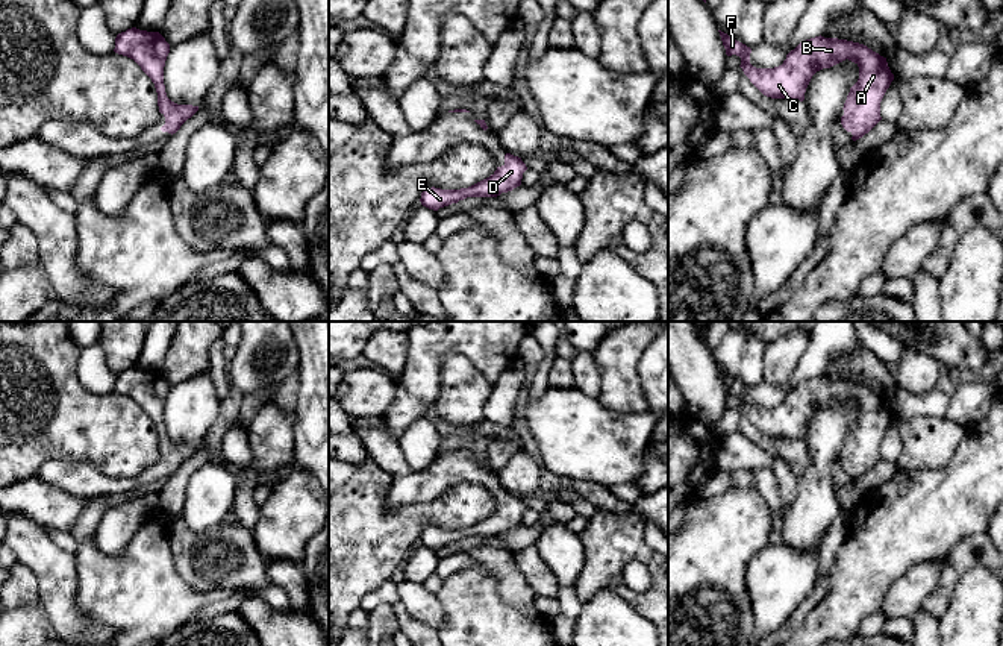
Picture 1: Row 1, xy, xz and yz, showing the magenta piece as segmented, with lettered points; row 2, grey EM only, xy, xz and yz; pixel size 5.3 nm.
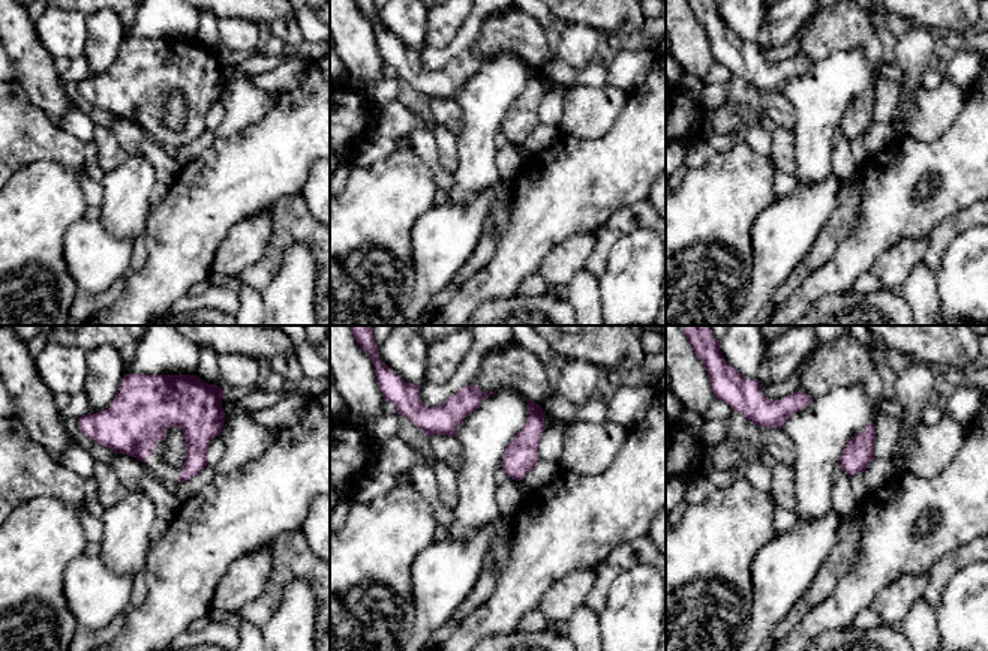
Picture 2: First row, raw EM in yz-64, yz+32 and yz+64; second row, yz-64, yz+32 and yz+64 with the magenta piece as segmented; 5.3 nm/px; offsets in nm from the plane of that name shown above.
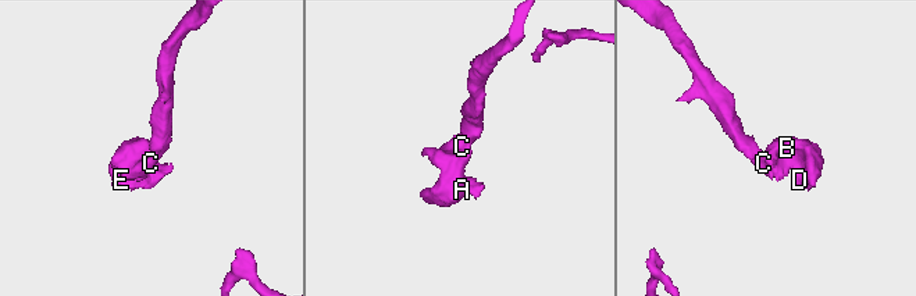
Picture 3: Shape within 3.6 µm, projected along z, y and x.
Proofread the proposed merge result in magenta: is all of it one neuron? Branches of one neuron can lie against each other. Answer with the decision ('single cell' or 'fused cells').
single cell

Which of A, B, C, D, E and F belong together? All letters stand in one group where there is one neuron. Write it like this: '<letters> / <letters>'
A B C D E F

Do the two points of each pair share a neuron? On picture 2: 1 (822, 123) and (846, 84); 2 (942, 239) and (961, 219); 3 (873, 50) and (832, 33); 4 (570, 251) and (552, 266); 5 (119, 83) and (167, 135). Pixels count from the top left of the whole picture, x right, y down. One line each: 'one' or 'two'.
1: one
2: one
3: one
4: one
5: one

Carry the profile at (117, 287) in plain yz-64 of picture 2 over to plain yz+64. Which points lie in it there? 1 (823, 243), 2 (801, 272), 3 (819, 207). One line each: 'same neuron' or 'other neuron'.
1: same neuron
2: same neuron
3: other neuron

